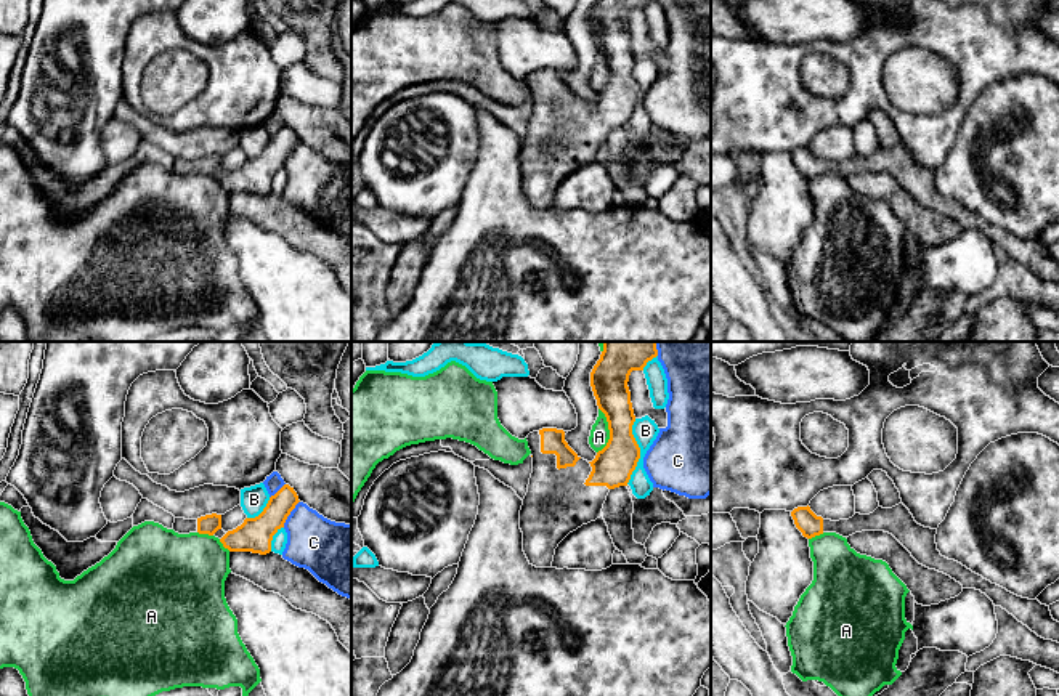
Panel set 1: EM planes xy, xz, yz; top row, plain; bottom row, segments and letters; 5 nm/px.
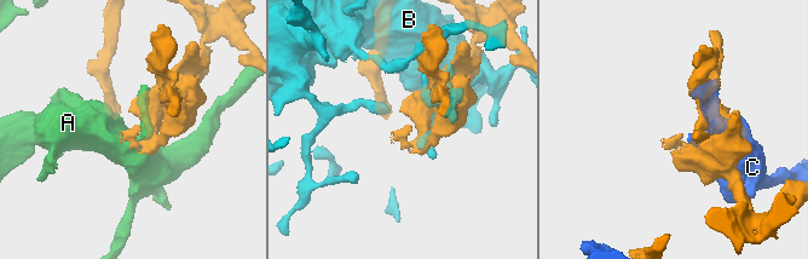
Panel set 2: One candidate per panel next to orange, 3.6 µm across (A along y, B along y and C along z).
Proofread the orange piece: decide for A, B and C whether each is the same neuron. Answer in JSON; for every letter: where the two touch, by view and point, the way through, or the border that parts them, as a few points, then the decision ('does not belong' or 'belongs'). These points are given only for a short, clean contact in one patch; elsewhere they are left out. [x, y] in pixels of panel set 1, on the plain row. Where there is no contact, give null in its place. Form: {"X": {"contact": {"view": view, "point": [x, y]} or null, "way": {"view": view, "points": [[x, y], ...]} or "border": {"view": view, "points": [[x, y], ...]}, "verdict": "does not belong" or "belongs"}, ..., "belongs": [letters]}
{"A": {"contact": {"view": "xz", "point": [608, 69]}, "verdict": "does not belong"}, "B": {"contact": {"view": "xz", "point": [639, 92]}, "verdict": "does not belong"}, "C": {"contact": {"view": "xy", "point": [289, 154]}, "verdict": "does not belong"}, "belongs": []}

